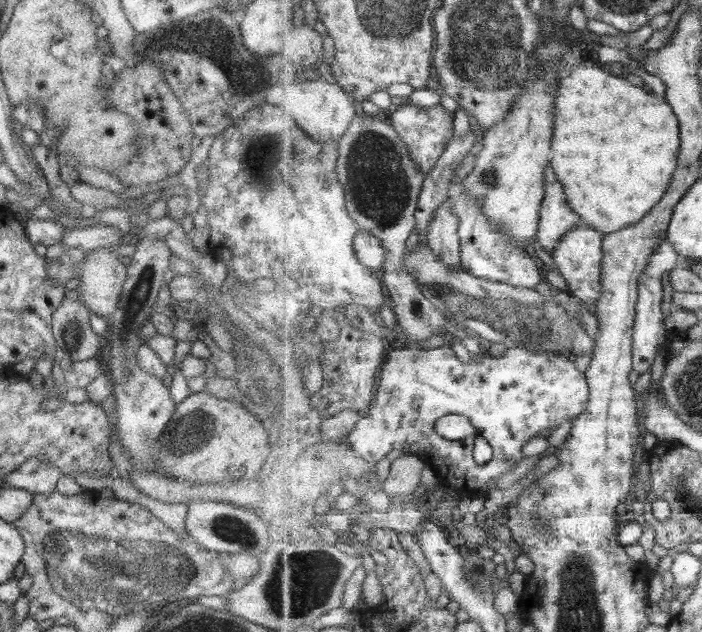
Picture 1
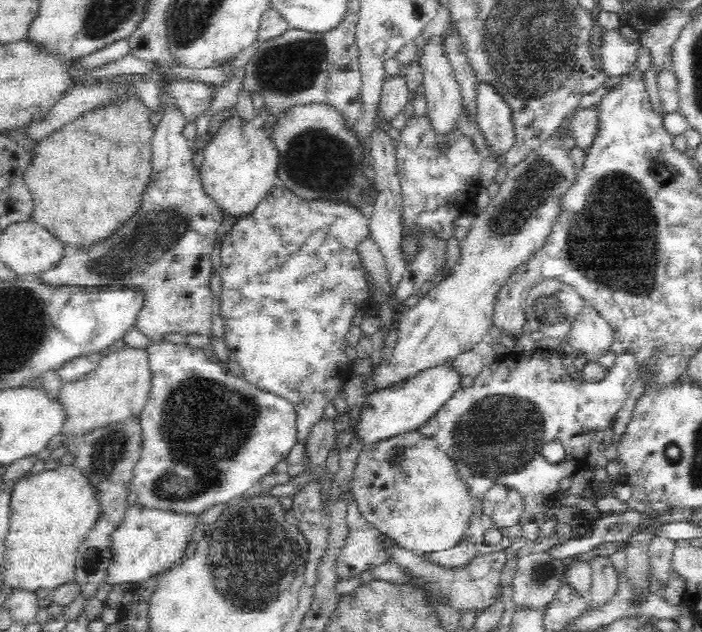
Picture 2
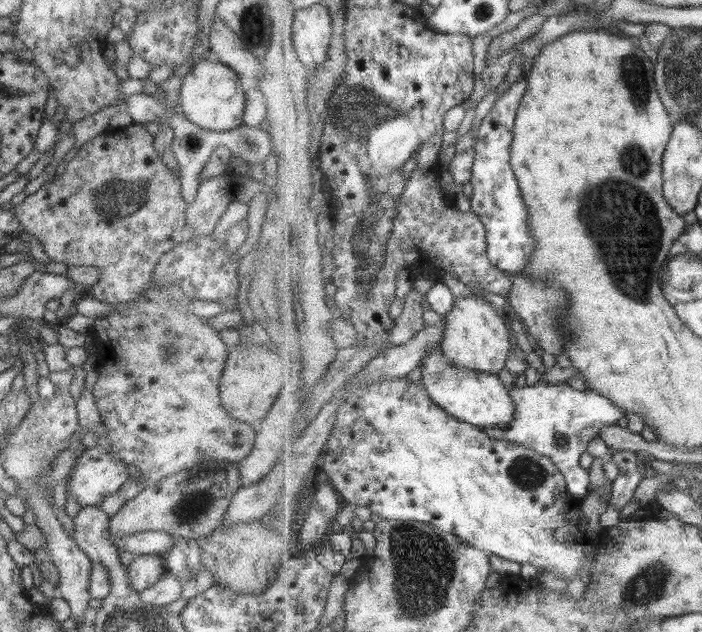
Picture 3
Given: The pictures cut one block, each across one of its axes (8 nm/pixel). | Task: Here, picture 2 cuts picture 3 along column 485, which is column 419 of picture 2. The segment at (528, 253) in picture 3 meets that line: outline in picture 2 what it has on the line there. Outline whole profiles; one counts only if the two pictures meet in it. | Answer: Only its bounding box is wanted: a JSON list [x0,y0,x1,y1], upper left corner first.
[396,116,482,240]

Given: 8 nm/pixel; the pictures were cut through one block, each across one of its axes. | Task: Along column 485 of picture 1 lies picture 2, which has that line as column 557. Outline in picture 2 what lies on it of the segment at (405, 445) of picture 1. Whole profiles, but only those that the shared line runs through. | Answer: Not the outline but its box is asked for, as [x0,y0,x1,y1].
[417,348,640,554]

